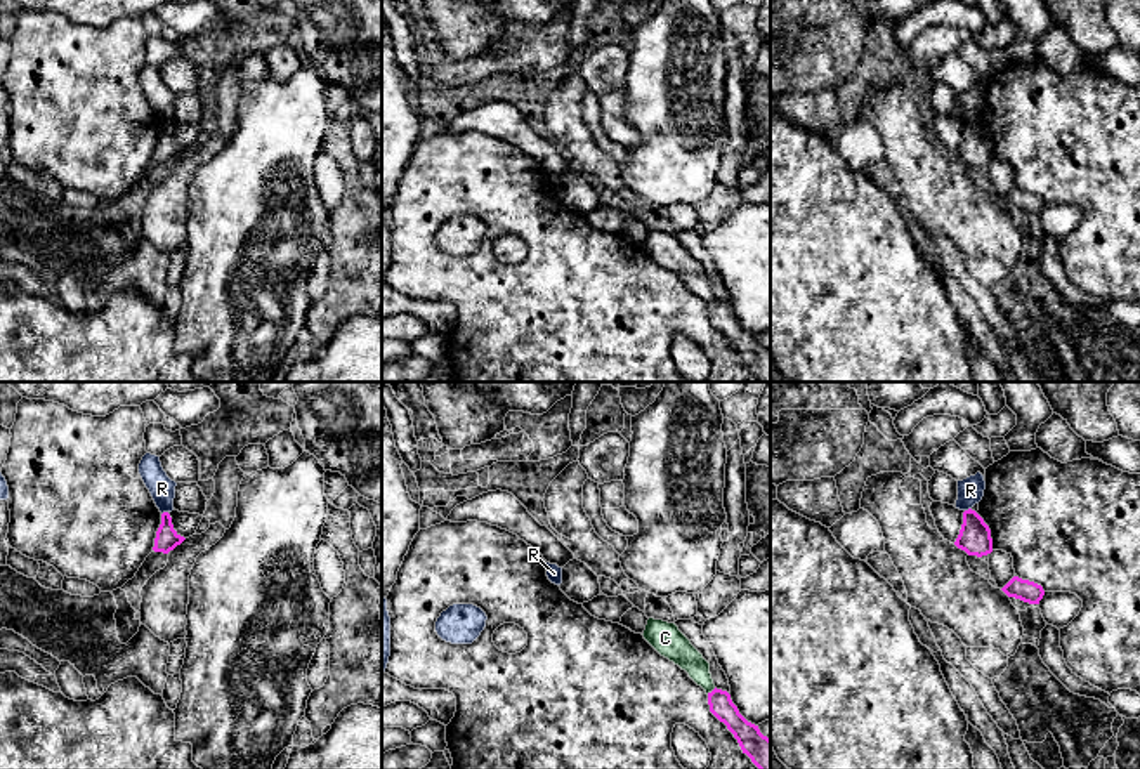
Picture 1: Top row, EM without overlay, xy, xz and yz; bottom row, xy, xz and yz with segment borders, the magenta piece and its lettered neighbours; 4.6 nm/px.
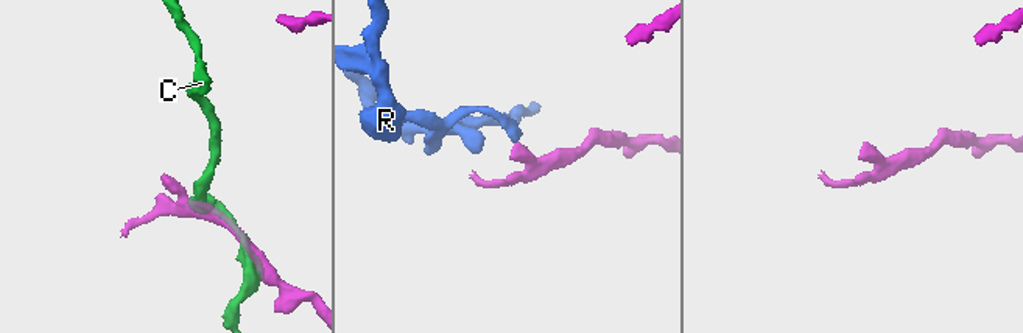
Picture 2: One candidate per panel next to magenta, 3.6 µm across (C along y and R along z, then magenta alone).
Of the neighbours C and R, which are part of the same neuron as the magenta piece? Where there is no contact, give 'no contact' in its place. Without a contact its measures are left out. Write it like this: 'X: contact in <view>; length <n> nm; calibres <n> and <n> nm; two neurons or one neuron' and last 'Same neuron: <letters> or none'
C: contact in xz; length 50 nm; calibres 110 and 130 nm; two neurons
R: contact in xy; length 40 nm; calibres 110 and 120 nm; two neurons
Same neuron: none

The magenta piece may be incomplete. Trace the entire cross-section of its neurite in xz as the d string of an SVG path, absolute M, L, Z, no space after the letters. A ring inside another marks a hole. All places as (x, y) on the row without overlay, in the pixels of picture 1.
M715 299L708 304L708 316L710 323L734 345L743 365L746 365L760 382L770 382L770 351L760 344L758 337L748 333L739 325L731 306Z

